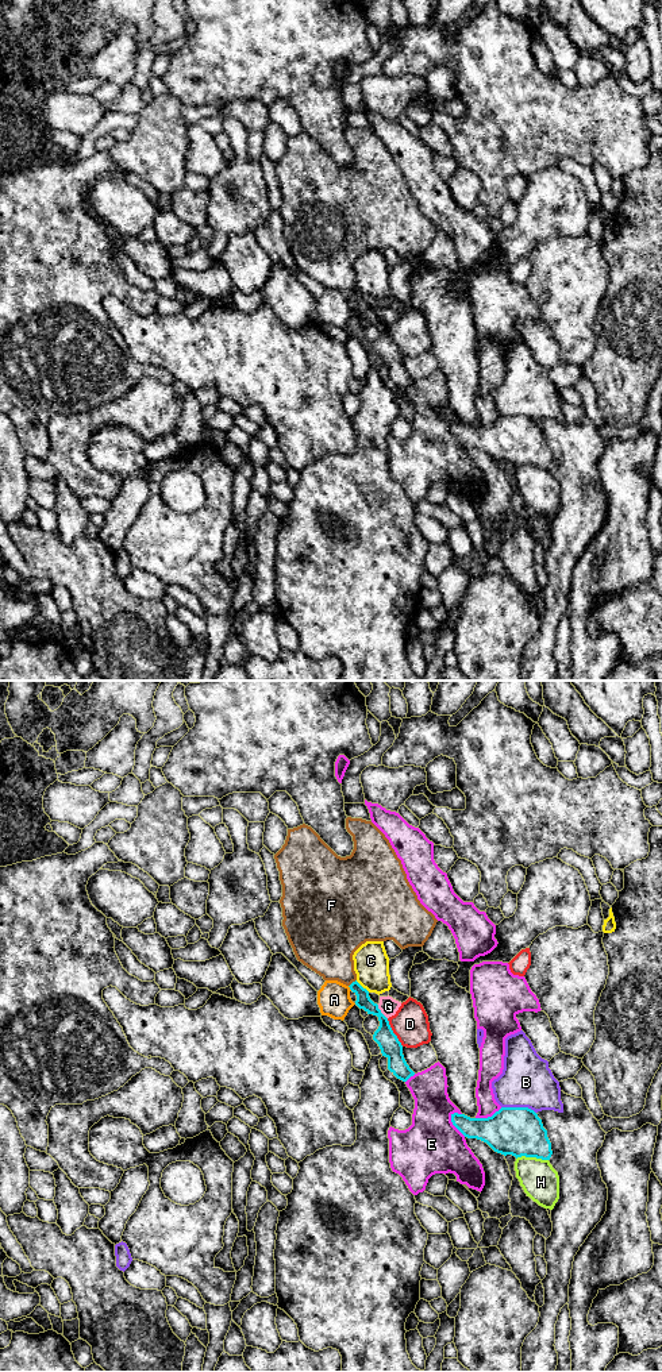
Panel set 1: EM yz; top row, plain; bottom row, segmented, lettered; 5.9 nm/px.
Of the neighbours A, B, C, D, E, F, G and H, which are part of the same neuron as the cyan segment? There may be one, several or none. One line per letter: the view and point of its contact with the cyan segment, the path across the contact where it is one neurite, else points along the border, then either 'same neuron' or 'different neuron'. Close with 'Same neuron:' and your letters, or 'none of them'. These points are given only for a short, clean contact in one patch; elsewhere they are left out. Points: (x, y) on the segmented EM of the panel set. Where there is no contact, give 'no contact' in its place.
A: yz (350, 989) | along yz (347, 986), (351, 990) | different neuron
B: yz (519, 1107) | different neuron
C: yz (361, 986) | along yz (355, 981), (369, 991) | different neuron
D: yz (392, 1032) | different neuron
E: yz (454, 1125) | different neuron
F: yz (351, 983) | along yz (355, 979), (349, 986) | different neuron
G: yz (380, 1012) | different neuron
H: yz (532, 1156) | different neuron
Same neuron: none of them

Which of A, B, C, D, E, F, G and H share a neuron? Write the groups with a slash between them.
A / B / C / D / E / F / G / H

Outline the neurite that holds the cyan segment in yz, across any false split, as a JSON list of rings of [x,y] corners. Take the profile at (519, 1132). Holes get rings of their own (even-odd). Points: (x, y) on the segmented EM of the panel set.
[[[501,1107],[488,1118],[454,1113],[451,1122],[465,1137],[481,1140],[504,1156],[550,1160],[553,1155],[542,1119],[528,1107]]]

